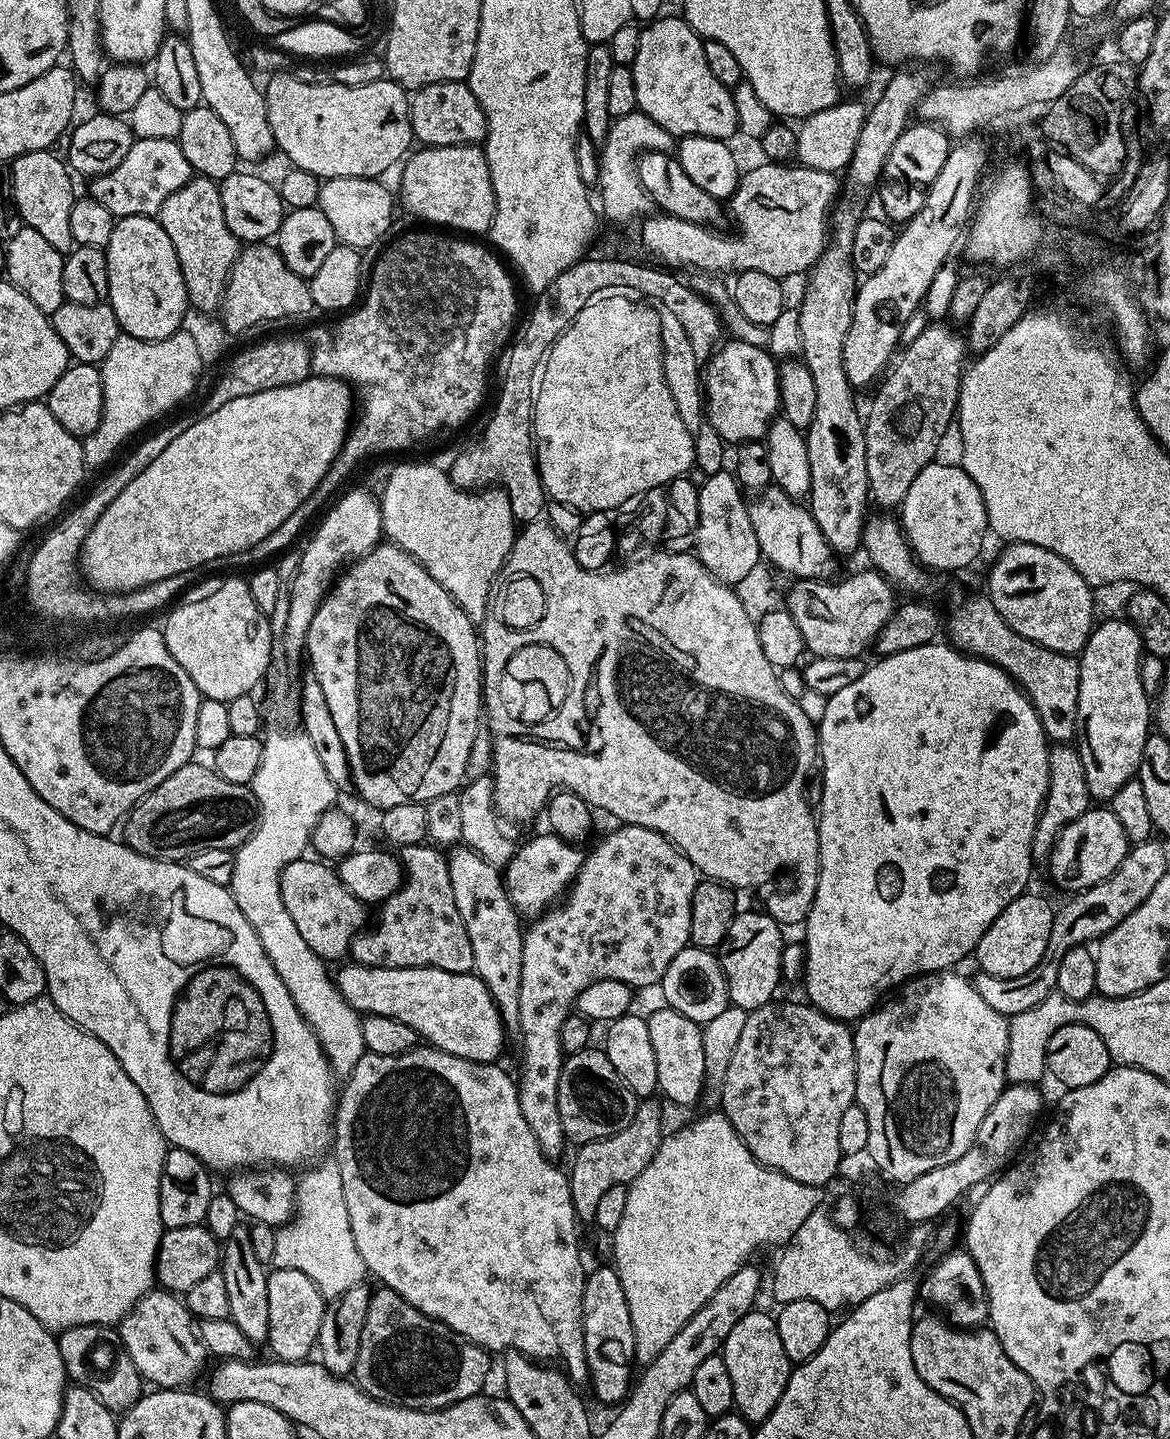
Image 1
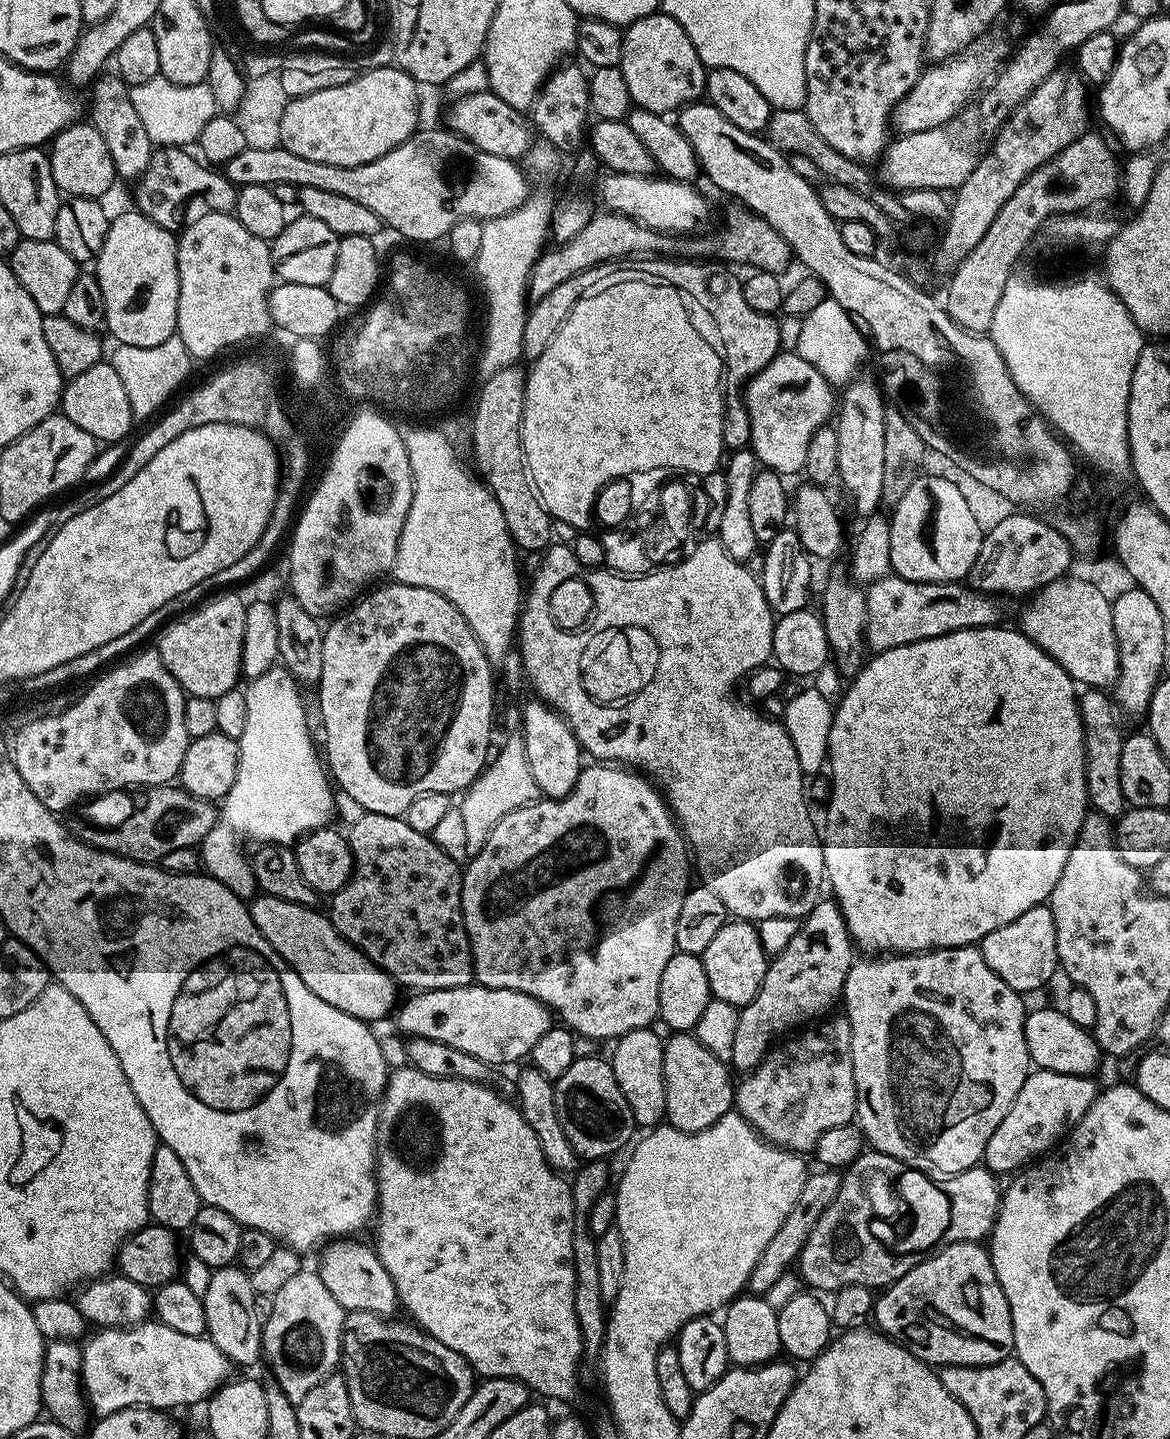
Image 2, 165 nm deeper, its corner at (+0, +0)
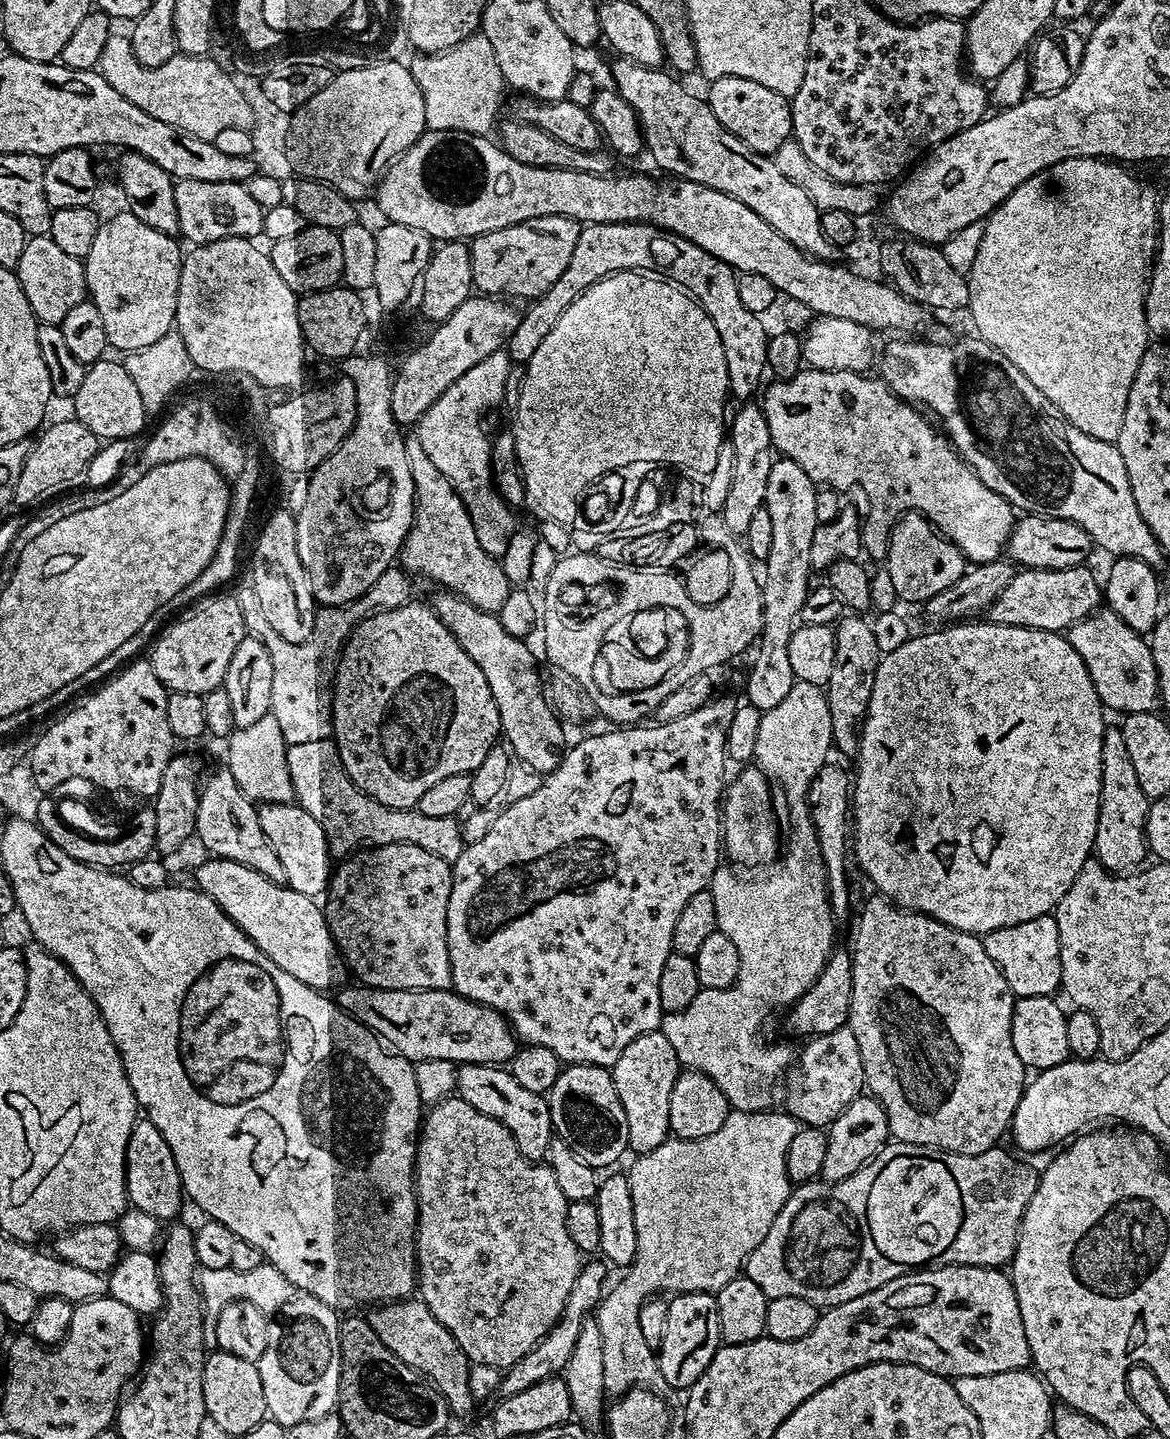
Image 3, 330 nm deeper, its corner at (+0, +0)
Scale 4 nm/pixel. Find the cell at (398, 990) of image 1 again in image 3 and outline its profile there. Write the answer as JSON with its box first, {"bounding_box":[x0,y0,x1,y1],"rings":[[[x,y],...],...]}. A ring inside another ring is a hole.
{"bounding_box":[194,858,346,990],"rings":[[[208,858],[197,870],[194,884],[199,891],[205,892],[277,966],[286,970],[286,974],[294,974],[298,982],[317,990],[328,990],[324,988],[332,987],[335,989],[341,983],[340,975],[346,972],[346,968],[342,963],[340,949],[336,947],[336,940],[330,934],[323,907],[313,897],[298,894],[284,884],[275,884],[273,880],[258,874],[258,870],[250,870],[250,866],[244,866],[242,862],[219,858]]]}

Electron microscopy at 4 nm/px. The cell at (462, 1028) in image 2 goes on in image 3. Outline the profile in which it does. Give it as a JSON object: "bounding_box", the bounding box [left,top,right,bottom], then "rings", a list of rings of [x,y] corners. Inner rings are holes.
{"bounding_box":[334,982,518,1066],"rings":[[[352,982],[349,988],[343,988],[334,996],[337,1009],[363,1024],[391,1051],[406,1060],[444,1059],[456,1066],[504,1066],[516,1053],[518,1040],[503,1014],[490,1006],[468,1000],[454,990],[386,990],[359,982]]]}

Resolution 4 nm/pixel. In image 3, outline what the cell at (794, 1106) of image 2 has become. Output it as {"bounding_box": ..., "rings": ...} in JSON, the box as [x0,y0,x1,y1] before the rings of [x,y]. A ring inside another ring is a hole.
{"bounding_box":[783,1027,865,1129],"rings":[[[848,1027],[813,1036],[800,1052],[800,1057],[791,1061],[784,1076],[783,1111],[809,1128],[827,1129],[865,1091],[862,1054],[858,1050],[858,1038]]]}

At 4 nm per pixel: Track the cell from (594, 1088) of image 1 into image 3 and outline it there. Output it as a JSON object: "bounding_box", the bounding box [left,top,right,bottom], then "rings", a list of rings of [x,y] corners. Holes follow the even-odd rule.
{"bounding_box":[546,1064,629,1170],"rings":[[[570,1064],[561,1067],[558,1082],[546,1093],[550,1106],[550,1118],[555,1135],[562,1139],[588,1165],[604,1170],[623,1152],[629,1151],[626,1110],[622,1110],[622,1098],[614,1086],[609,1069],[597,1064]]]}

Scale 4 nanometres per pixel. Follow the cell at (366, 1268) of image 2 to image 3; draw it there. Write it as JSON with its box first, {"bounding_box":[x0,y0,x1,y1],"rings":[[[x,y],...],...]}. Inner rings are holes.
{"bounding_box":[367,1298,472,1417],"rings":[[[405,1298],[399,1302],[384,1302],[367,1313],[368,1325],[382,1338],[382,1346],[390,1350],[406,1366],[410,1366],[421,1377],[427,1378],[444,1395],[448,1411],[453,1417],[464,1416],[472,1408],[472,1372],[468,1355],[454,1342],[450,1330],[430,1314],[423,1300]]]}

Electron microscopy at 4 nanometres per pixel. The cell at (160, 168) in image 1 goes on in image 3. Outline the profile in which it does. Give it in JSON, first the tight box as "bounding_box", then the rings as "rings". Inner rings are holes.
{"bounding_box":[174,180,264,246],"rings":[[[177,180],[174,183],[174,202],[180,219],[180,236],[188,239],[192,246],[218,242],[231,236],[256,238],[264,230],[264,209],[250,198],[244,184]]]}

